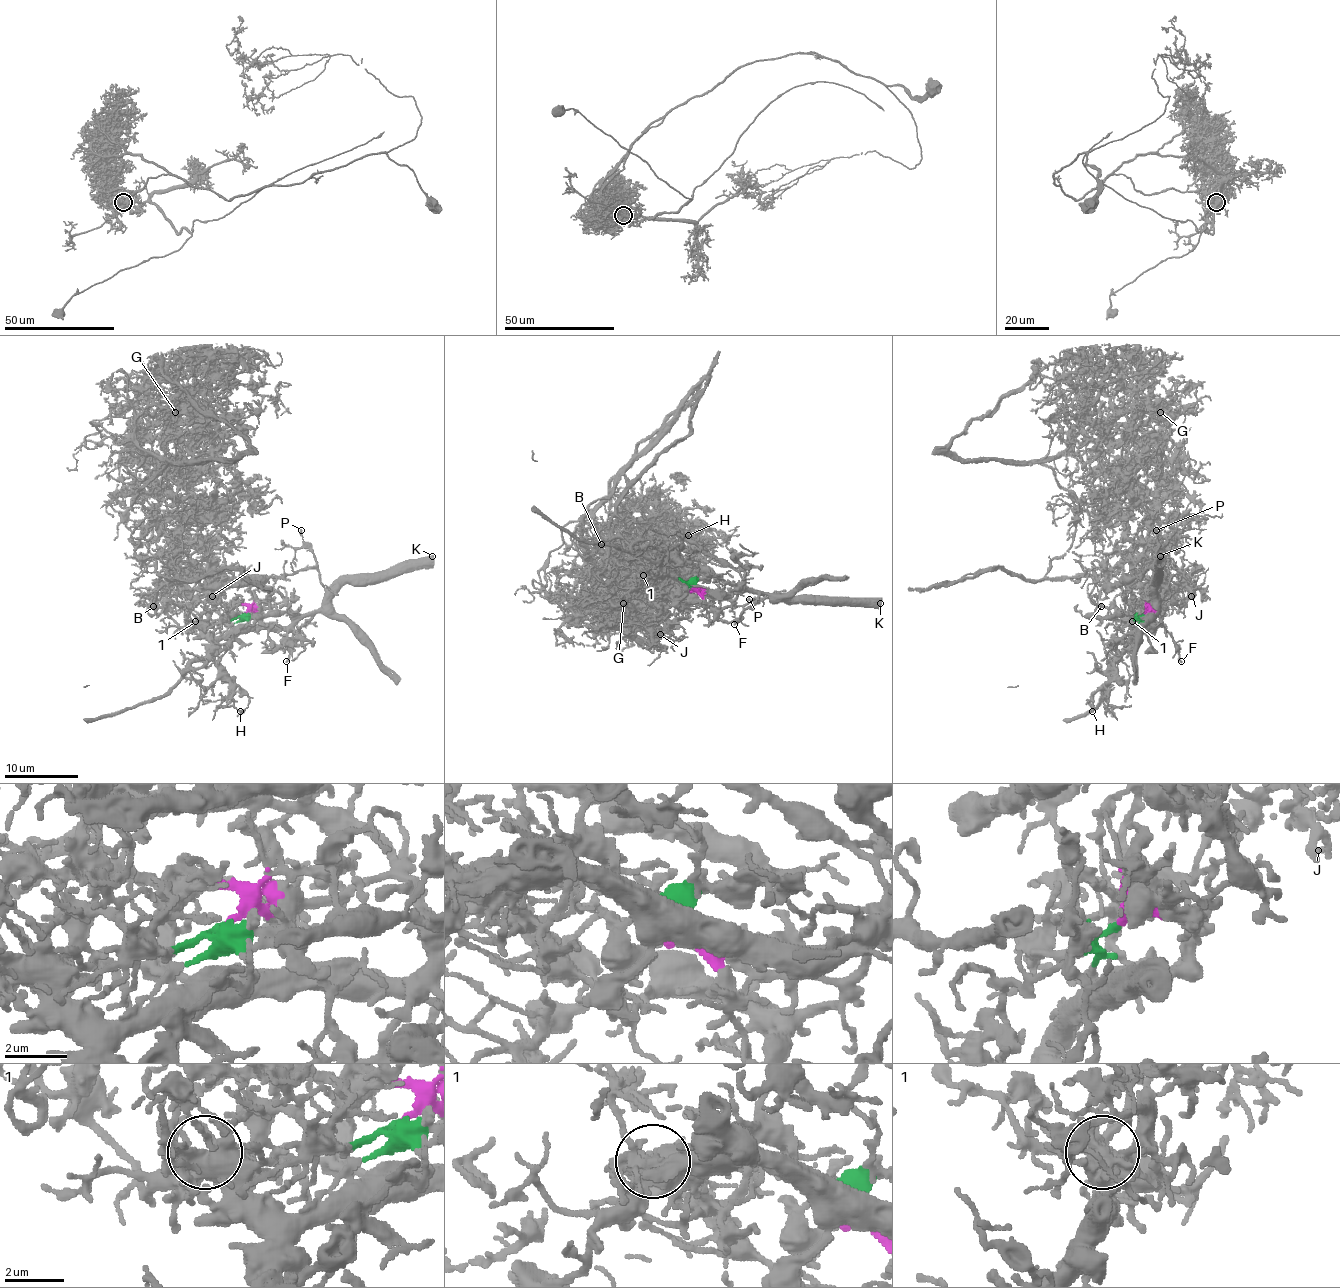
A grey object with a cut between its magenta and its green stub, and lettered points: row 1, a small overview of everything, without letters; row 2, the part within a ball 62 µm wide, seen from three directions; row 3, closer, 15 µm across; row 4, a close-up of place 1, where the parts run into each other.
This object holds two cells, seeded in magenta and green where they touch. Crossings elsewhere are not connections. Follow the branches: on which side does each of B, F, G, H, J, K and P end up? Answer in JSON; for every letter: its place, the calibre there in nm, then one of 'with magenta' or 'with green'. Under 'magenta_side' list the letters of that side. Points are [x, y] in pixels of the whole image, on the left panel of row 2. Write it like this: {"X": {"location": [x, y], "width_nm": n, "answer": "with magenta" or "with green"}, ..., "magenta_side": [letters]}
{"B": {"location": [153, 606], "width_nm": 220, "answer": "with green"}, "F": {"location": [286, 661], "width_nm": 180, "answer": "with magenta"}, "G": {"location": [175, 412], "width_nm": 200, "answer": "with green"}, "H": {"location": [240, 711], "width_nm": 200, "answer": "with magenta"}, "J": {"location": [212, 596], "width_nm": 130, "answer": "with green"}, "K": {"location": [432, 556], "width_nm": 550, "answer": "with magenta"}, "P": {"location": [301, 530], "width_nm": 240, "answer": "with magenta"}, "magenta_side": ["F", "H", "K", "P"]}

